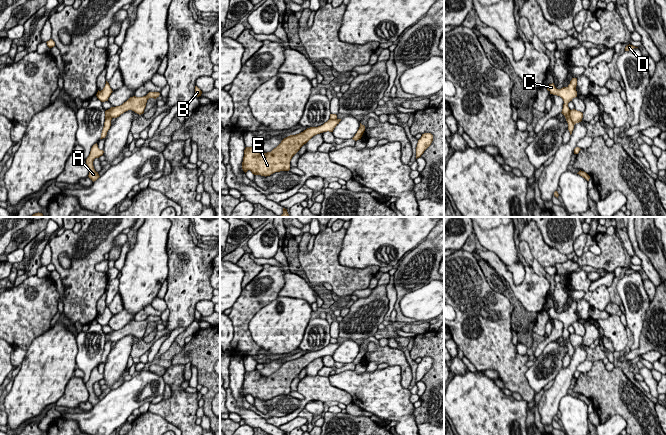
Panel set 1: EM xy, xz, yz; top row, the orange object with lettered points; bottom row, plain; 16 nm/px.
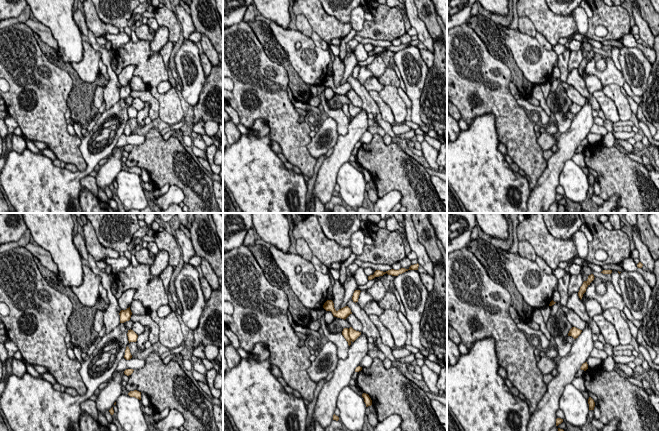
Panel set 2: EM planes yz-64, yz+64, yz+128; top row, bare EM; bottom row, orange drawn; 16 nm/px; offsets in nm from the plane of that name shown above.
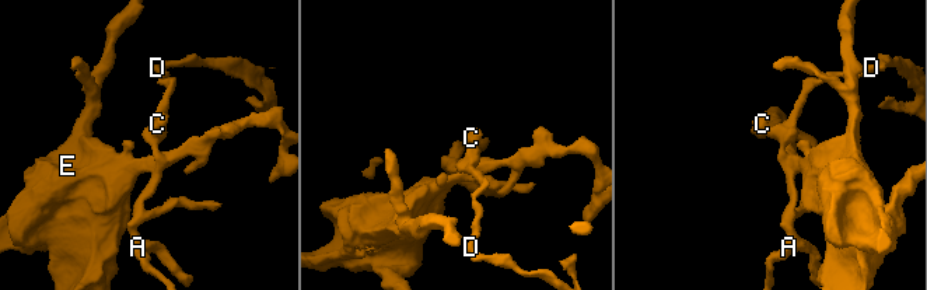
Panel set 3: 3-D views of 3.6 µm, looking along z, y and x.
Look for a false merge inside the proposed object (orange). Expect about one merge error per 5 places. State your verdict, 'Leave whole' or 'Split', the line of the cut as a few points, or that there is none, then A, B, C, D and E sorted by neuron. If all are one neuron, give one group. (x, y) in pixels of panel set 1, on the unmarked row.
Split. Split along yz (569, 334), (569, 340), (574, 348). Groups: A C D / B E

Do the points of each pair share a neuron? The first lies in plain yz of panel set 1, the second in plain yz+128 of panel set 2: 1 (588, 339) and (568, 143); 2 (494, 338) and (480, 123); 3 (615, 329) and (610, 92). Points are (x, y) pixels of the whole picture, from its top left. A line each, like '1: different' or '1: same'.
1: different
2: different
3: same

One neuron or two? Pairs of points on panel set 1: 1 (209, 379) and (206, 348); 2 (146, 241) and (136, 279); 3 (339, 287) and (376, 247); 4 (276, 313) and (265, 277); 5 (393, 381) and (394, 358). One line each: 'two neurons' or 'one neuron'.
1: one neuron
2: one neuron
3: two neurons
4: two neurons
5: two neurons

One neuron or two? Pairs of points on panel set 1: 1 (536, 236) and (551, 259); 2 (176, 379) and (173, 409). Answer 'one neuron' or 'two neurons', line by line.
1: one neuron
2: one neuron

